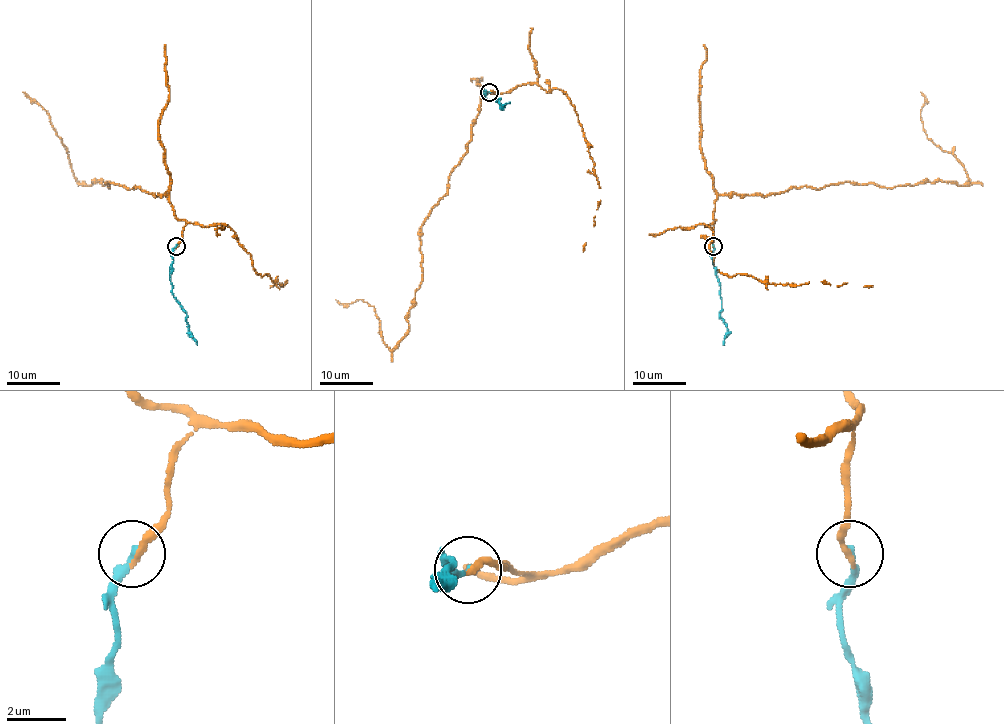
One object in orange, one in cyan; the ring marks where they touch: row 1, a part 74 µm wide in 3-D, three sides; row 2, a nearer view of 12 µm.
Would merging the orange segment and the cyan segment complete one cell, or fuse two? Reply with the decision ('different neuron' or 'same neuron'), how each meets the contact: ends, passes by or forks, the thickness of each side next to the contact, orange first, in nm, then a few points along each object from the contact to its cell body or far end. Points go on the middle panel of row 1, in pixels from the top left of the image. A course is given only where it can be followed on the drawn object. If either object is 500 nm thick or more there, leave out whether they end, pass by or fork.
same neuron | orange ends | cyan ends | 260/260 nm | orange via (489, 93), (498, 94), (480, 98), (466, 153), (421, 226), (408, 334), (391, 349), (372, 306), (335, 299) | cyan via (489, 93), (485, 91), (485, 99), (499, 99), (502, 106), (510, 102)

